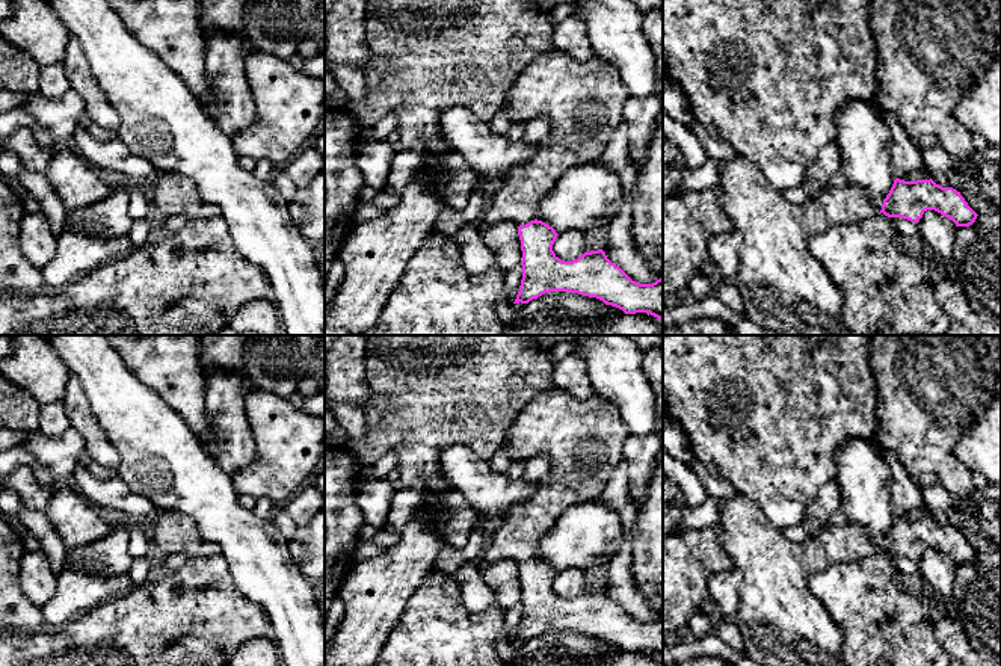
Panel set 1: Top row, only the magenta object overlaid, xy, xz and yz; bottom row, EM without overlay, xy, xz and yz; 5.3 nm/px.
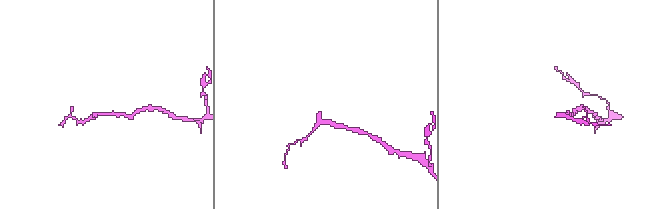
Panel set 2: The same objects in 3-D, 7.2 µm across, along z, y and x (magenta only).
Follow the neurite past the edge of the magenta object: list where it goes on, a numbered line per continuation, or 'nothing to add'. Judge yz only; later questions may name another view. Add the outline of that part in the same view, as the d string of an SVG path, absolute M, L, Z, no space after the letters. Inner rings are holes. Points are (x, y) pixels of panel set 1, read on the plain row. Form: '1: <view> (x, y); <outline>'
1: yz (775, 610); M737 489L731 498L717 503L725 548L734 568L743 574L734 622L744 640L744 655L761 666L808 666L796 652L796 645L805 640L830 655L835 666L847 666L842 657L842 634L821 601L809 592L808 578L835 563L877 554L883 538L873 536L858 523L830 523L806 541L793 542L770 524L761 507L741 491Z

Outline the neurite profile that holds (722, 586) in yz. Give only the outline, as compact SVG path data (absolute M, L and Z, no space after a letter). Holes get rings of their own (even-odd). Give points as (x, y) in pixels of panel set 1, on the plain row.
M735 568L713 574L708 578L711 601L719 609L719 618L734 621L737 615L737 590L743 581L743 574Z

